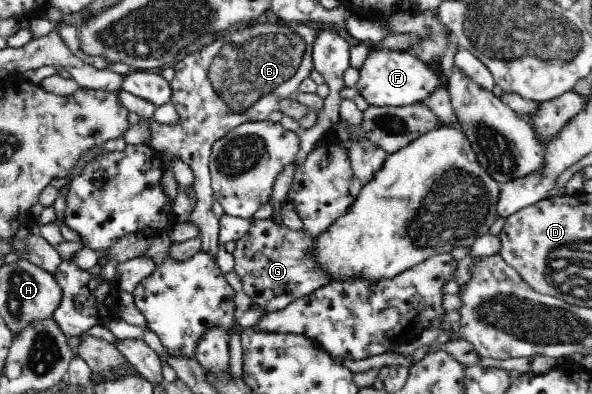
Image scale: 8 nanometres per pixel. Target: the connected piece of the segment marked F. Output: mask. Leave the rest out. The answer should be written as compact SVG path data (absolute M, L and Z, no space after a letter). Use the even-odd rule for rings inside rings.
M389 48L369 50L361 68L360 80L356 89L360 96L372 106L379 107L409 107L416 103L423 103L438 88L446 86L446 80L441 71L424 64L417 56L407 50L396 52Z

